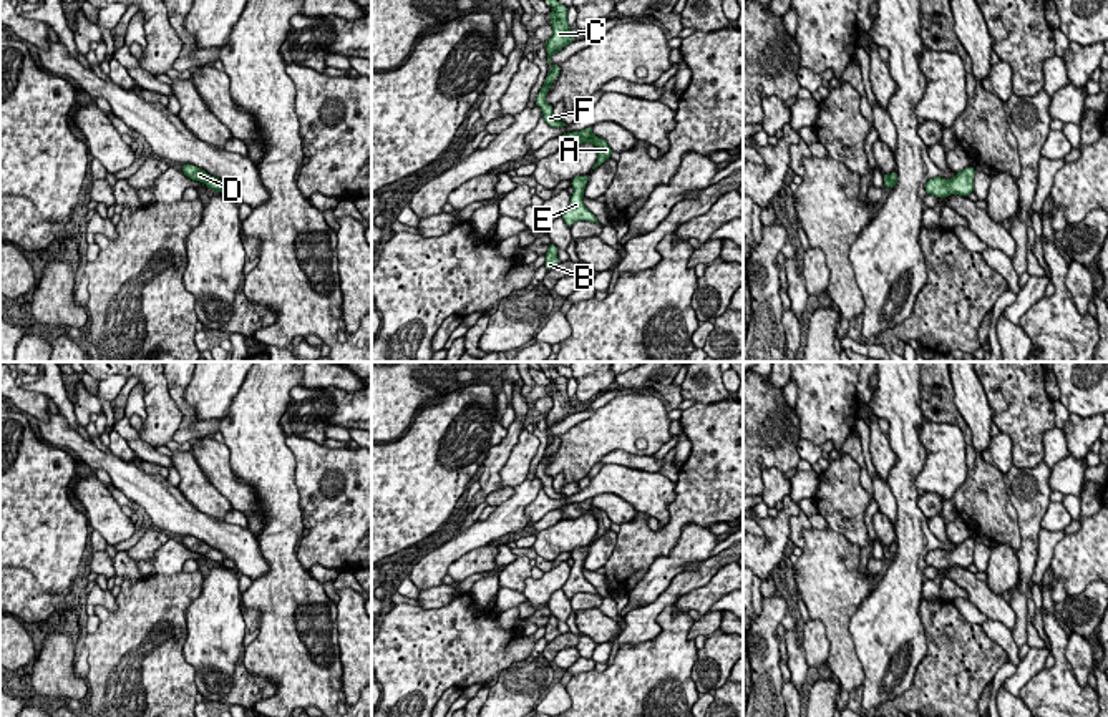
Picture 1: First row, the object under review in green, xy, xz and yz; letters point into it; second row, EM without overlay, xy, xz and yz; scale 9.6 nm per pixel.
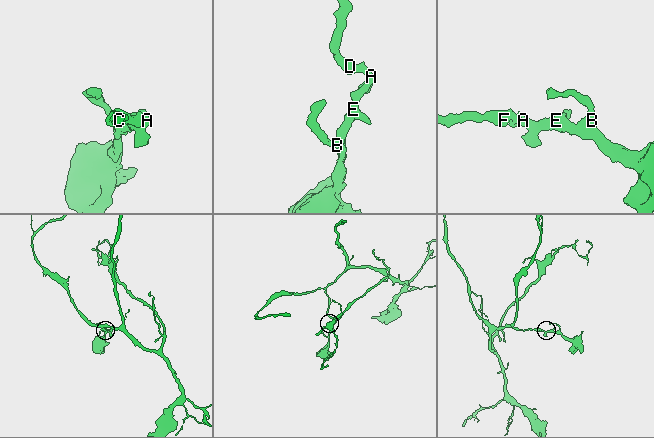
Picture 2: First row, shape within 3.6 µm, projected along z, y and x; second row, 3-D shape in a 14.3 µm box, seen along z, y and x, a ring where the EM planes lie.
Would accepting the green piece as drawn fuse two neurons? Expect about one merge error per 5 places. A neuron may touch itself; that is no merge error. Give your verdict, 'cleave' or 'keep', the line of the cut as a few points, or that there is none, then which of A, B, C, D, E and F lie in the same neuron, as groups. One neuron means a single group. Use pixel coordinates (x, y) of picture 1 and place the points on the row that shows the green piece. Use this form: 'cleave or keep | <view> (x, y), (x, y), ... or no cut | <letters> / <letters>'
keep | no cut | A B C D E F

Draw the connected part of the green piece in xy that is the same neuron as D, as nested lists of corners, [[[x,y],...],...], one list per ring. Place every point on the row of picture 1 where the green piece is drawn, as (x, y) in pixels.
[[[182,164],[182,173],[192,181],[204,183],[206,188],[211,188],[216,193],[222,193],[227,188],[224,181],[221,181],[216,176],[207,174],[204,169],[199,169],[197,166]]]

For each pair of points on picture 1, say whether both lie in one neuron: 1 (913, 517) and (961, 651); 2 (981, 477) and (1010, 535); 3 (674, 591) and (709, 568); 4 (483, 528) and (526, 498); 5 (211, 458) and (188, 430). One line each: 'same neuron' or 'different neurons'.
1: different neurons
2: same neuron
3: same neuron
4: same neuron
5: different neurons

